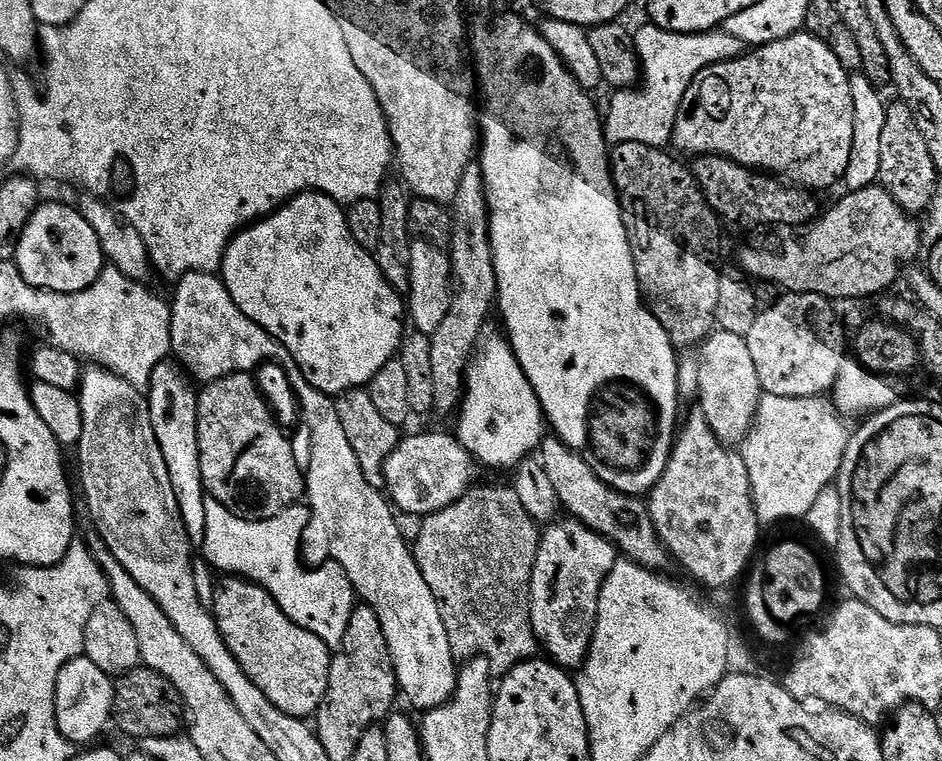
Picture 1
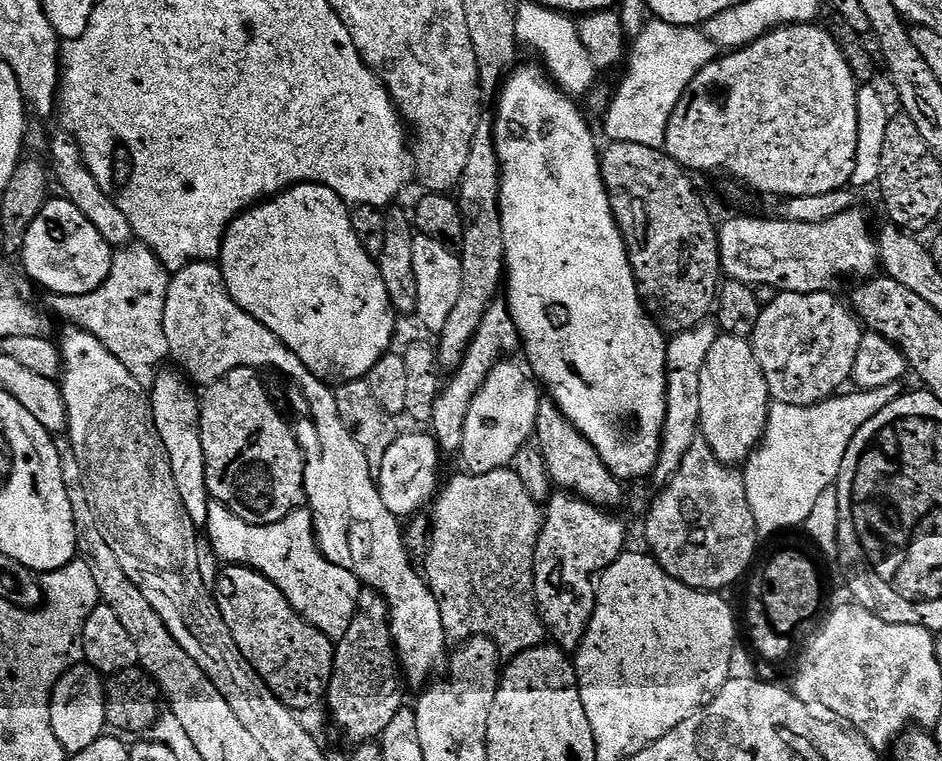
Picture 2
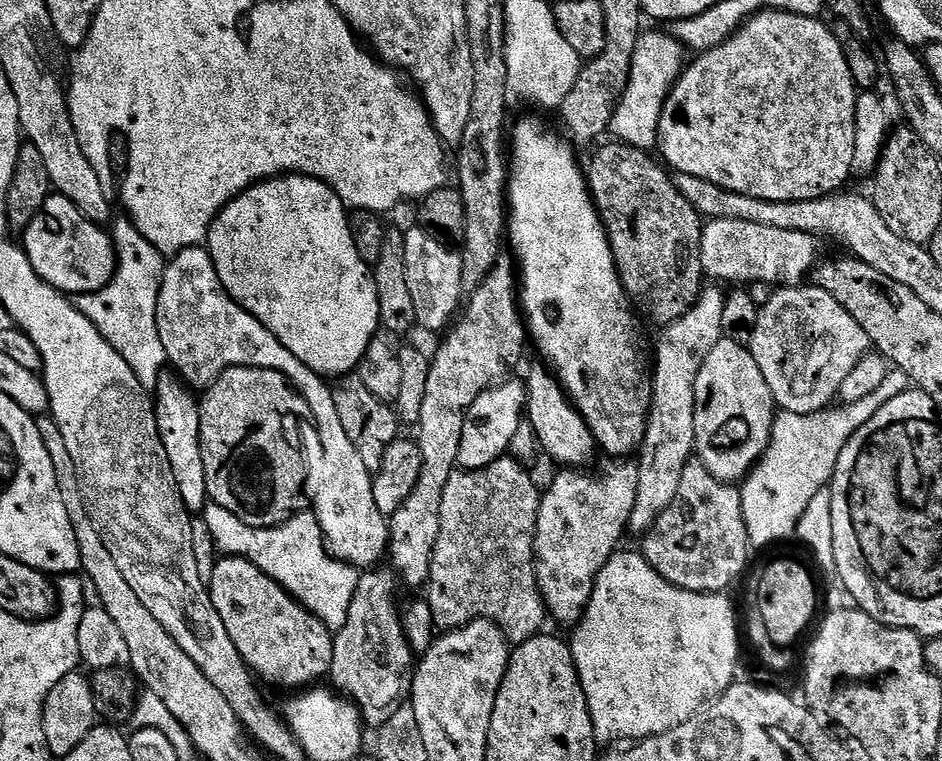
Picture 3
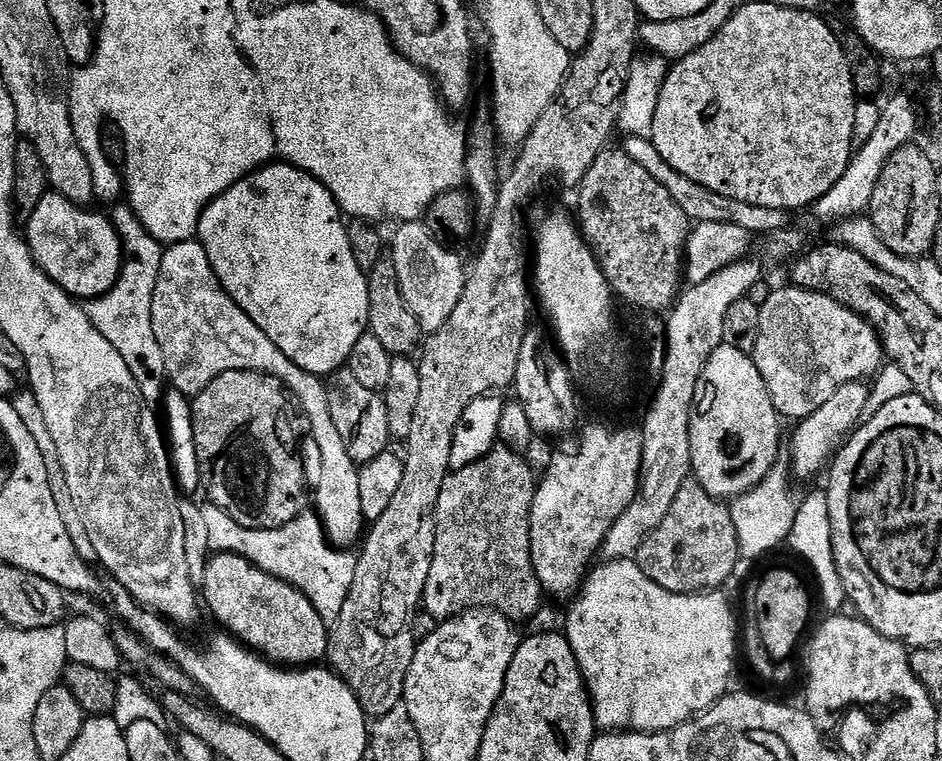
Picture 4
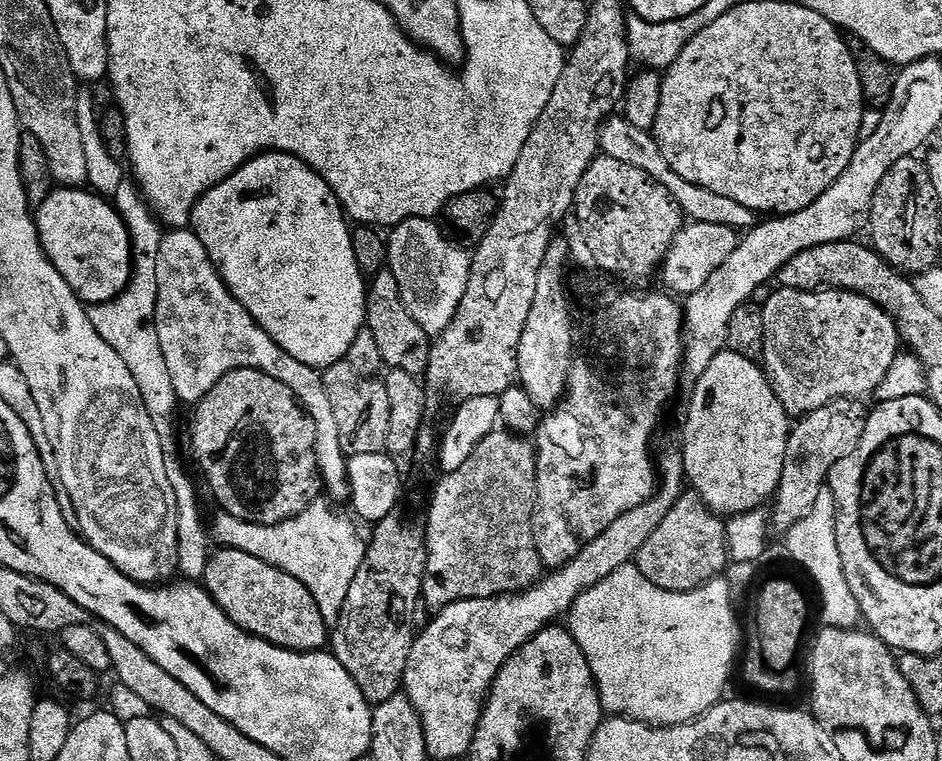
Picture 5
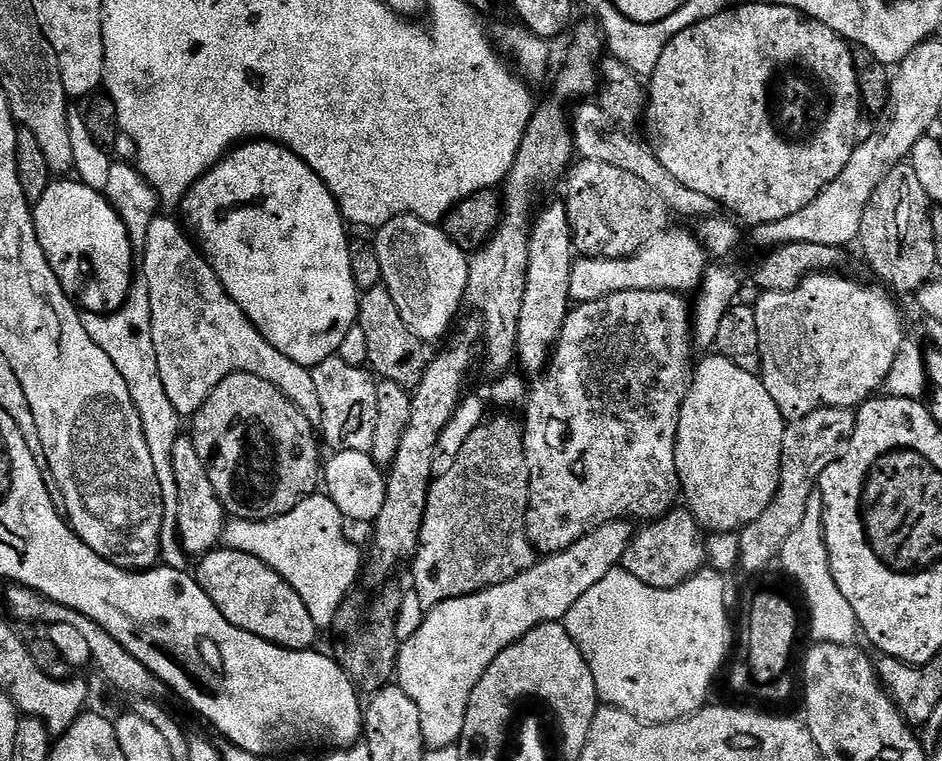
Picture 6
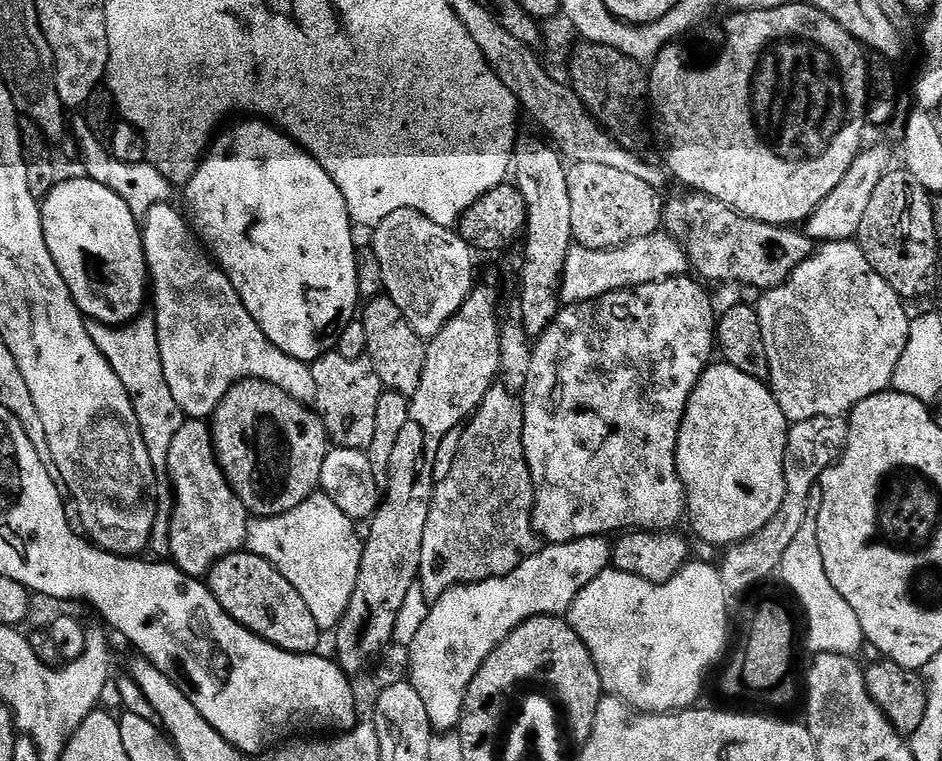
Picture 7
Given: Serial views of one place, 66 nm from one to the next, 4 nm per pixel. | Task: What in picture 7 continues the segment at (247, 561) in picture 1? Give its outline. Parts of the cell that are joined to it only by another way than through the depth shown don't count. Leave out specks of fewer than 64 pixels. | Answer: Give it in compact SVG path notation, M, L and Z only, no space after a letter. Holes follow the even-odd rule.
M323 494L311 496L302 506L294 506L286 514L277 516L262 516L253 519L248 526L247 551L255 556L266 558L302 594L302 602L310 606L310 614L314 614L314 622L318 622L321 633L331 633L340 624L340 620L346 612L346 606L350 604L350 594L354 594L354 586L358 582L358 570L362 566L362 554L364 553L364 540L356 533L357 521L352 520L342 512Z

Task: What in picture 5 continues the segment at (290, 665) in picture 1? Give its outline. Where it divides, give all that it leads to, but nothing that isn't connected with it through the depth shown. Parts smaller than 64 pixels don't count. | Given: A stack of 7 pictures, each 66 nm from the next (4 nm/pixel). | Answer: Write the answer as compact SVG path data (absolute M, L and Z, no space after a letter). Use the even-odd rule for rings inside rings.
M221 547L216 551L209 555L202 584L214 598L216 605L242 631L250 633L251 636L268 640L279 648L288 648L291 652L319 652L329 643L330 626L322 618L322 614L318 610L318 602L314 602L310 590L306 590L306 586L302 586L302 582L298 582L298 578L294 578L290 574L262 562L262 558L254 558L254 554L246 554L242 550Z

